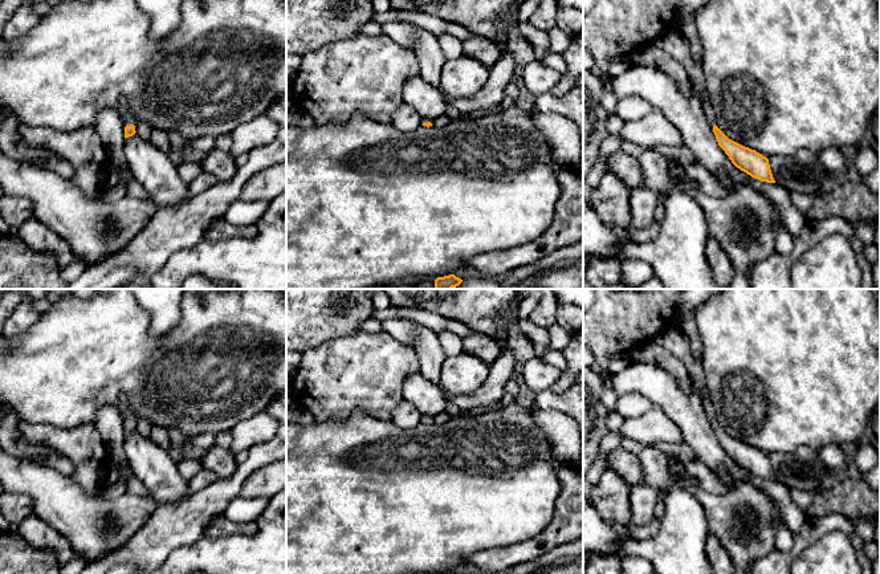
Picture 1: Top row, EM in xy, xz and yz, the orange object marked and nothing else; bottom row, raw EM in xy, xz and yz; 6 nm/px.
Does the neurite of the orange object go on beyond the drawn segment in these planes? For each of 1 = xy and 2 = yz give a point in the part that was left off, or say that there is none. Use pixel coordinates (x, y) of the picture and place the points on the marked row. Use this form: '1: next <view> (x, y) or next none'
1: next xy (123, 106)
2: next none

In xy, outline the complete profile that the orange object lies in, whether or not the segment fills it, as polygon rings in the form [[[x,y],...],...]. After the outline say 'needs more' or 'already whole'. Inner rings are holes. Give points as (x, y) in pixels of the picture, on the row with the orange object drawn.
[[[121,98],[119,101],[119,111],[125,119],[125,138],[133,137],[137,131],[134,126],[134,117],[131,115],[126,98]]]; needs more

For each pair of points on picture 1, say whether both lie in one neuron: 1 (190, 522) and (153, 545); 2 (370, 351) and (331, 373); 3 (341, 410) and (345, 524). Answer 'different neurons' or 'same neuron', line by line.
1: same neuron
2: same neuron
3: different neurons

